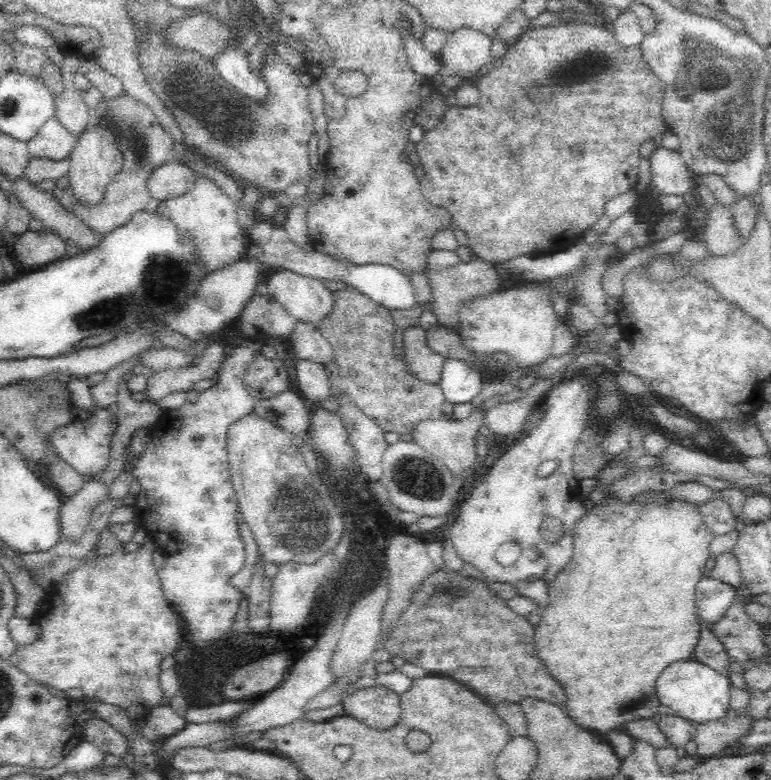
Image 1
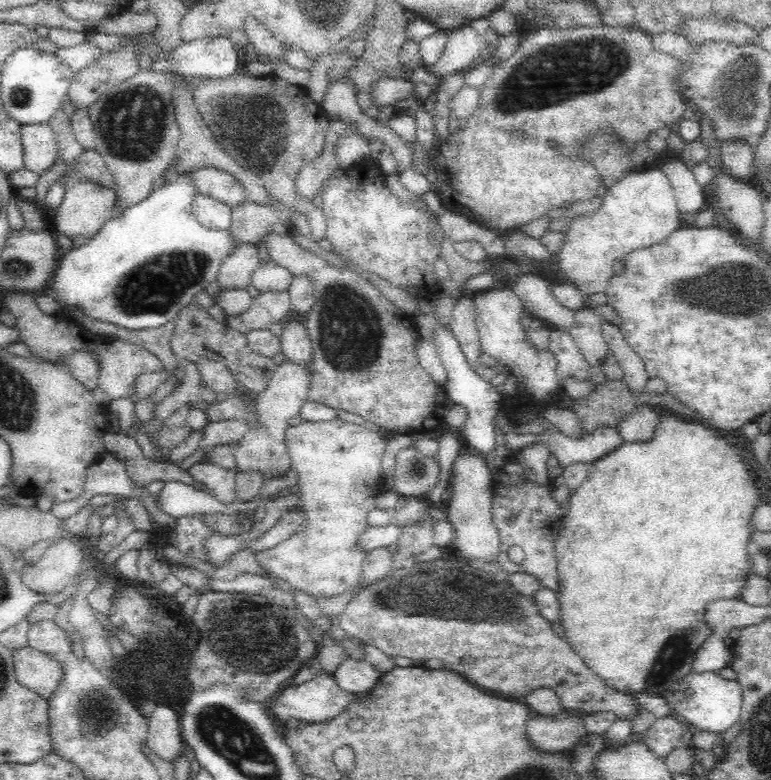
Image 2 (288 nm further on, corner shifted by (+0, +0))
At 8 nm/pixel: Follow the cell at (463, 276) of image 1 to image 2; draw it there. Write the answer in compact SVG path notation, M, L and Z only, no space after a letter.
M462 296L456 302L454 314L450 316L450 322L448 322L448 326L452 328L452 332L460 340L460 346L466 352L470 366L476 366L478 358L482 356L478 328L476 328L476 316L474 316L474 310L476 310L474 302L476 302L474 296Z

